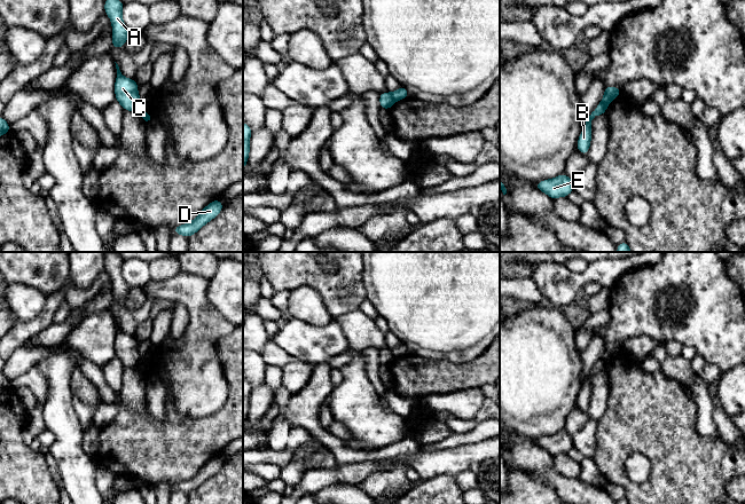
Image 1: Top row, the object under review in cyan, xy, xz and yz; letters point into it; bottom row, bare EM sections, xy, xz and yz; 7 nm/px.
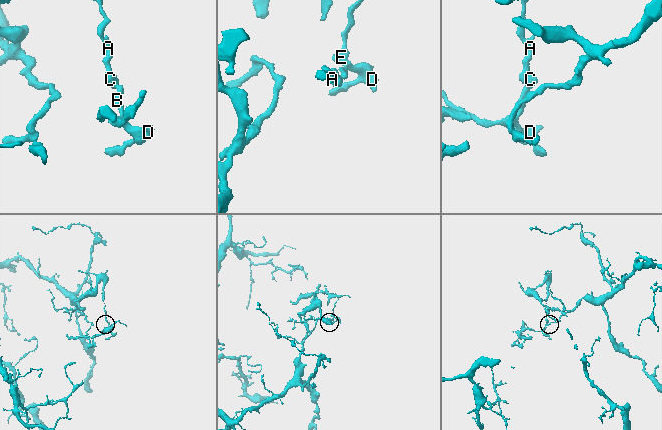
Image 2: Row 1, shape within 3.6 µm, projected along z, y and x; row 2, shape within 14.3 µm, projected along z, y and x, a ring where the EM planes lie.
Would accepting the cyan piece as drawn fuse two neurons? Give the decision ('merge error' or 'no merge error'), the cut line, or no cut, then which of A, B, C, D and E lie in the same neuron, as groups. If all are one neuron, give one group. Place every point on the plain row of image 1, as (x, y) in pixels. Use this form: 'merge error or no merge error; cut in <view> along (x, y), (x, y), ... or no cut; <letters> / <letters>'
merge error; cut in xz along (390, 349), (395, 356); A C / B D E

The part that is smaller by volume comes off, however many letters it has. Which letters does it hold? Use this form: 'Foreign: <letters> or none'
Foreign: B, D, E

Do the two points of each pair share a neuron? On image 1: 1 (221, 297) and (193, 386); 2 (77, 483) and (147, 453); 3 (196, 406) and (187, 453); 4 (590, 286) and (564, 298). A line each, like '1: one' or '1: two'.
1: two
2: two
3: two
4: two

